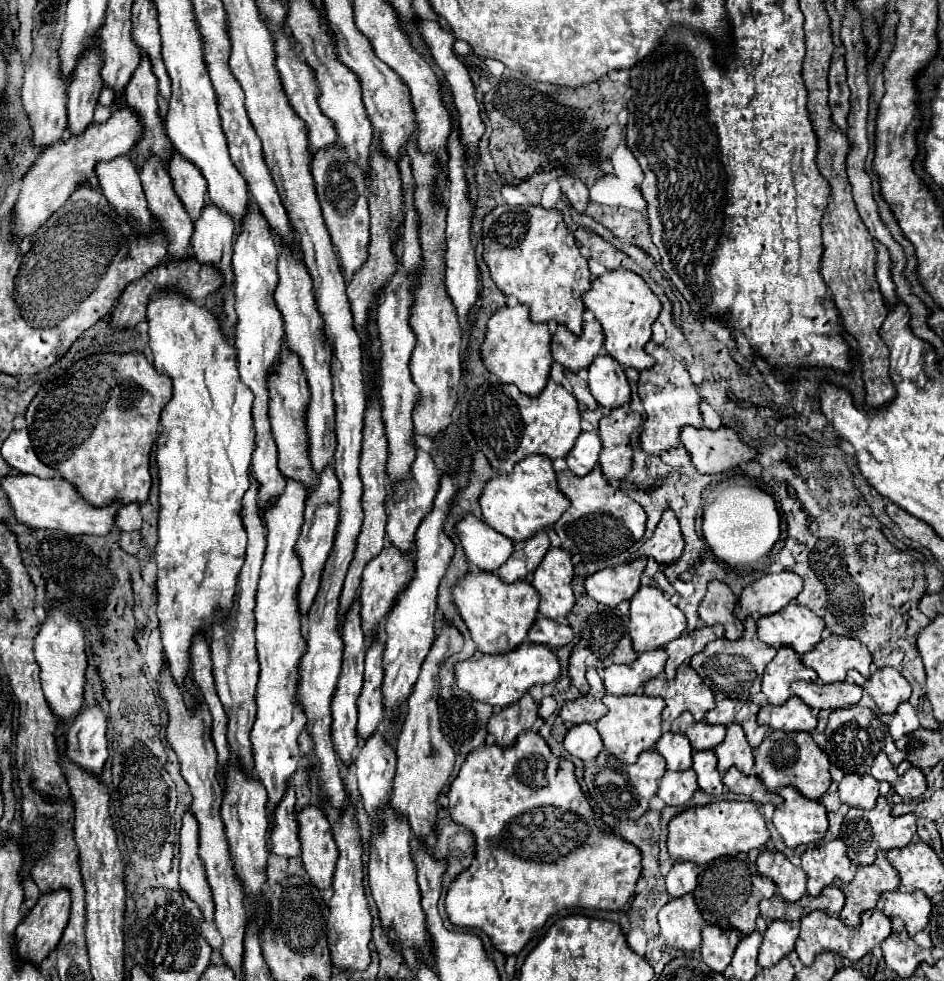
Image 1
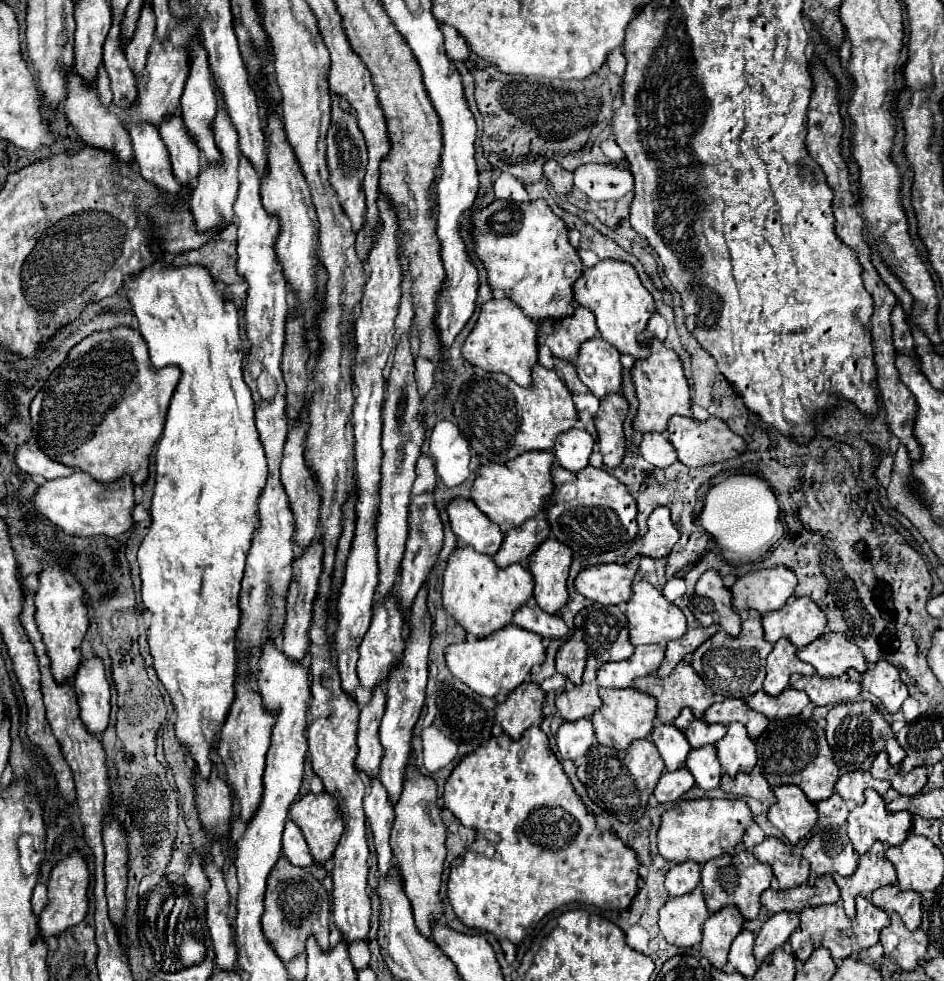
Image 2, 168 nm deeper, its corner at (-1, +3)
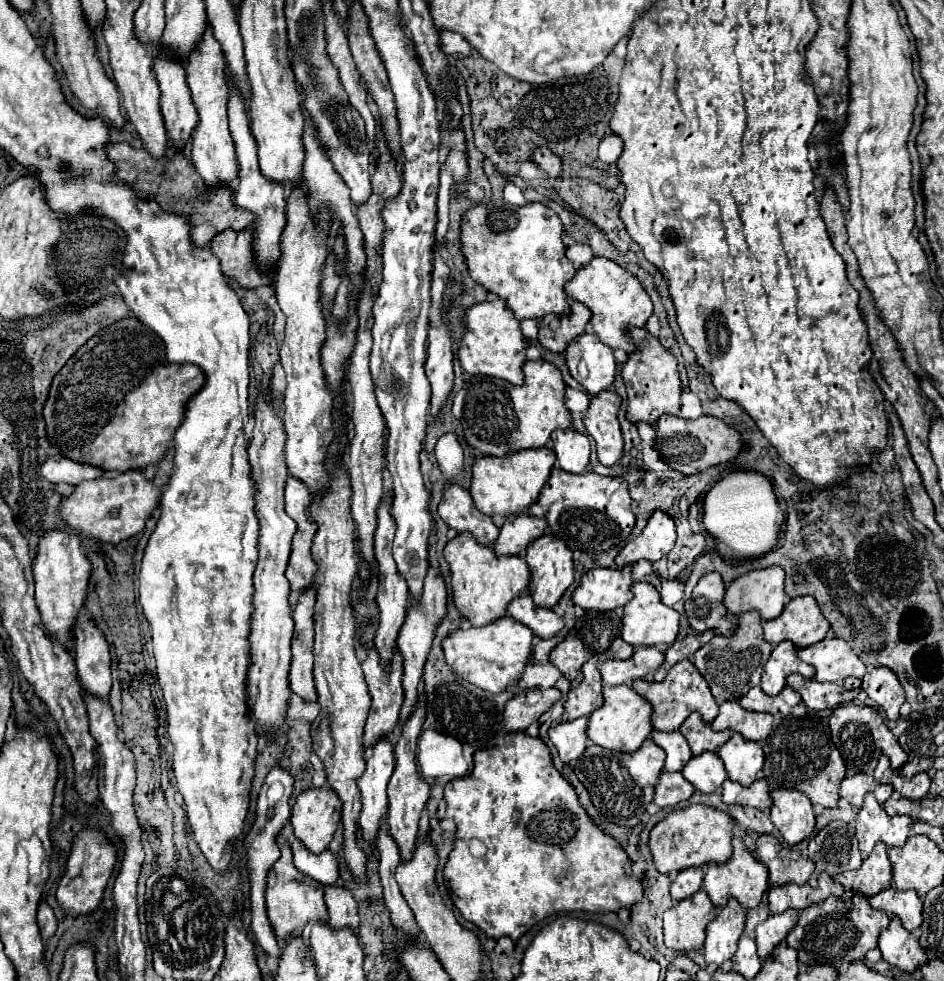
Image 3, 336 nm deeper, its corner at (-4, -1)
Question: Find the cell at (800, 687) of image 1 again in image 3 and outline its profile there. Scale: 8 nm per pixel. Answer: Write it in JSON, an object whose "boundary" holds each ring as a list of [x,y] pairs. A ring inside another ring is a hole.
{"boundary":[[[792,674],[788,678],[788,686],[794,688],[802,696],[802,702],[810,710],[836,708],[848,700],[846,690],[840,684],[832,684],[832,682],[822,684],[814,678],[802,678],[800,674]]]}

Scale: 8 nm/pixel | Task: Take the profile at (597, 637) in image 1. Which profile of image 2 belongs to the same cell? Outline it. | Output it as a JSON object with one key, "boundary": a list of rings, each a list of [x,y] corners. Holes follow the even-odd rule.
{"boundary":[[[589,604],[585,606],[577,616],[575,616],[575,630],[567,642],[561,644],[555,656],[557,672],[569,678],[575,686],[581,684],[583,676],[583,666],[589,656],[595,656],[603,662],[607,660],[625,660],[633,654],[633,644],[629,642],[627,634],[627,618],[619,610],[619,606],[601,606],[601,604]]]}

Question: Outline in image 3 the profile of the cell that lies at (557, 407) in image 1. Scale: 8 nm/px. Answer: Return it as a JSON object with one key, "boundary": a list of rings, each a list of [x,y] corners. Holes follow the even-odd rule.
{"boundary":[[[526,362],[524,364],[524,384],[514,386],[506,380],[500,378],[488,378],[488,376],[472,376],[470,380],[464,382],[462,390],[454,396],[452,400],[452,416],[462,424],[464,428],[464,438],[470,444],[470,448],[488,454],[488,456],[510,456],[520,450],[528,448],[544,448],[546,442],[550,440],[550,434],[558,428],[570,428],[572,426],[572,414],[566,408],[564,402],[564,380],[560,370],[546,362]]]}

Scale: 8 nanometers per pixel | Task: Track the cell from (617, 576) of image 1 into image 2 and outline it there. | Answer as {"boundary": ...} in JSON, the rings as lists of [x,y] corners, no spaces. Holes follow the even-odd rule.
{"boundary":[[[639,556],[627,564],[599,564],[579,572],[575,590],[603,606],[627,602],[633,594],[633,578],[639,568]]]}

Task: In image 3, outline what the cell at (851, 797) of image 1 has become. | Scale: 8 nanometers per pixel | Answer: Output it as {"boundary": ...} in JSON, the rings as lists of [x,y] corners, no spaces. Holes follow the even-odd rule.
{"boundary":[[[856,774],[850,778],[844,778],[840,784],[840,798],[848,800],[854,806],[862,806],[864,794],[874,790],[874,778],[868,774]]]}

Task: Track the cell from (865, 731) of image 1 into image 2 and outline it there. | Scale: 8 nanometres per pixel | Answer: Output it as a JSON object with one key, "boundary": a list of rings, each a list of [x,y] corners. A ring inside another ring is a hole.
{"boundary":[[[867,700],[837,704],[829,710],[825,720],[827,720],[827,726],[825,726],[827,742],[833,750],[833,756],[835,756],[835,762],[839,766],[841,774],[847,774],[853,770],[869,770],[873,758],[881,750],[885,750],[889,754],[889,764],[899,764],[905,758],[905,750],[899,746],[891,726],[883,720],[881,712]]]}

